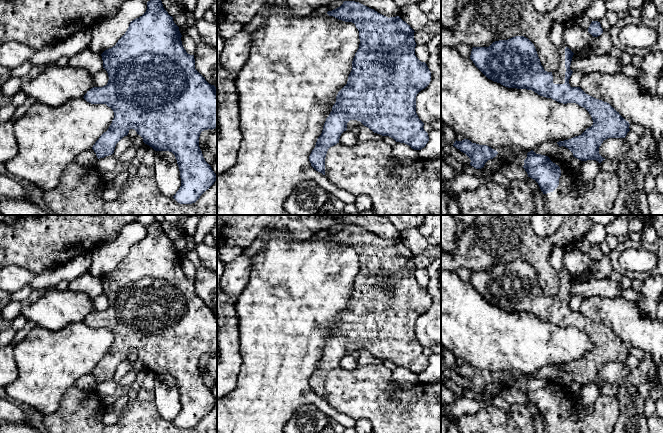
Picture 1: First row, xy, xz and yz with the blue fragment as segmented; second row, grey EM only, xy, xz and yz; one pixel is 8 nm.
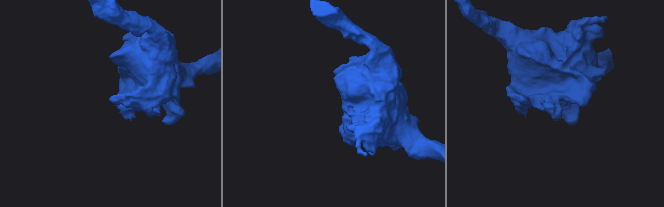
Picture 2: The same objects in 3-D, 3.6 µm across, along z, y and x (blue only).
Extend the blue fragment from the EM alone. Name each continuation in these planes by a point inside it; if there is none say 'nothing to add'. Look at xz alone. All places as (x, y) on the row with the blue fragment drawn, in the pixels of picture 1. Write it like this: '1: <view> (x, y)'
nothing to add

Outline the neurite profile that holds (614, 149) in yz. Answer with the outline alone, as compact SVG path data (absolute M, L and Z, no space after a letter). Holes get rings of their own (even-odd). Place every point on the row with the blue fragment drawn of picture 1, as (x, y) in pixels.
M608 138L599 147L599 154L605 159L620 163L625 160L629 147L630 144L625 138Z

